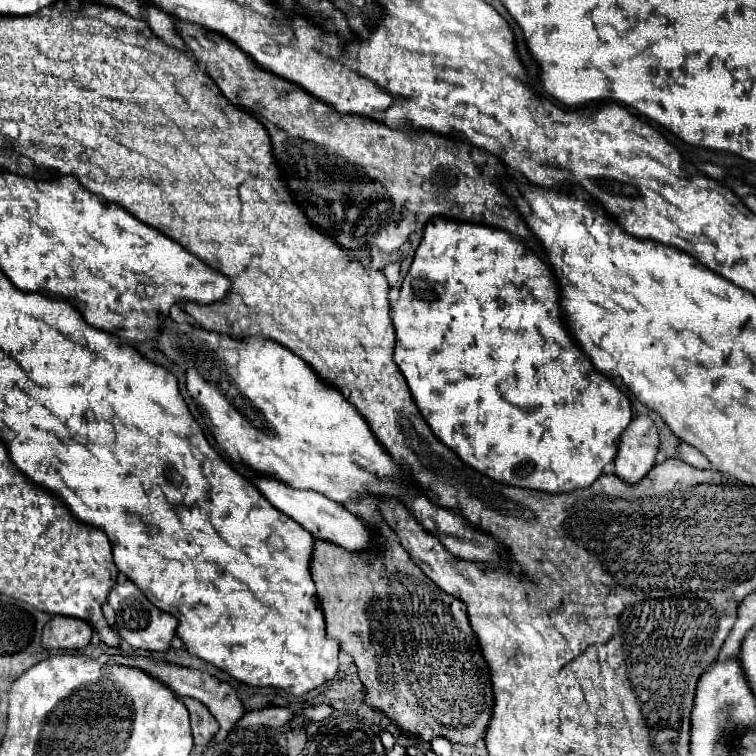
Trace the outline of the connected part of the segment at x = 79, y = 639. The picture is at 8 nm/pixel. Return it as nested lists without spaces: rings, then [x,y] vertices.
[[[55,615],[43,629],[41,645],[45,649],[81,649],[89,645],[93,637],[93,627],[87,621],[75,617]]]

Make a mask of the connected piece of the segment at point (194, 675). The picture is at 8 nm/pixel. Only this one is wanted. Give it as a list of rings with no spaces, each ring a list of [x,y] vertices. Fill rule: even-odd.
[[[113,657],[113,661],[117,663],[123,663],[123,665],[133,665],[133,667],[141,667],[143,671],[147,671],[151,677],[159,679],[161,683],[165,683],[169,689],[173,689],[173,693],[177,697],[193,697],[197,701],[201,701],[203,705],[207,705],[207,709],[211,711],[211,715],[217,719],[221,731],[215,735],[215,743],[223,741],[227,737],[227,733],[235,727],[235,723],[247,713],[245,705],[239,701],[239,697],[235,695],[235,689],[229,685],[229,683],[223,683],[215,677],[211,677],[209,673],[201,673],[201,671],[195,671],[195,669],[187,669],[187,667],[179,667],[179,665],[157,665],[157,663],[151,663],[147,659],[123,659],[123,657]]]

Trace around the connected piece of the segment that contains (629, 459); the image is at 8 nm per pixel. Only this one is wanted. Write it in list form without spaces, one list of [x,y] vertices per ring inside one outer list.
[[[633,415],[629,427],[619,439],[615,455],[615,473],[625,483],[639,483],[655,465],[659,433],[649,415]]]

